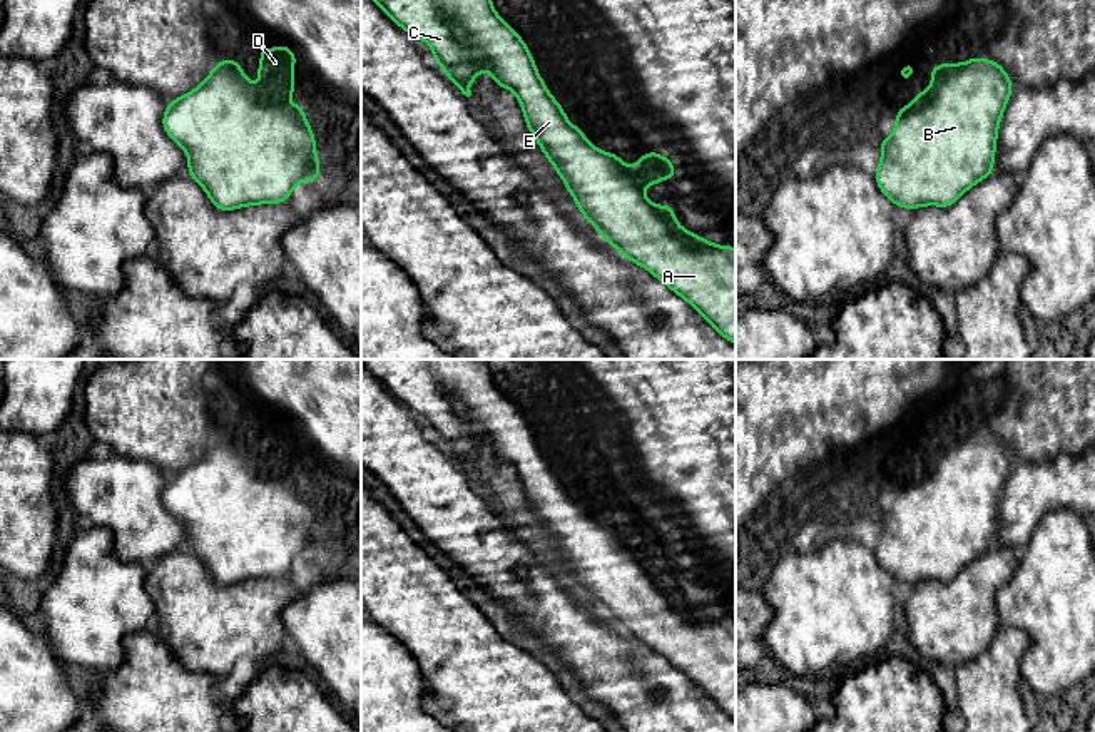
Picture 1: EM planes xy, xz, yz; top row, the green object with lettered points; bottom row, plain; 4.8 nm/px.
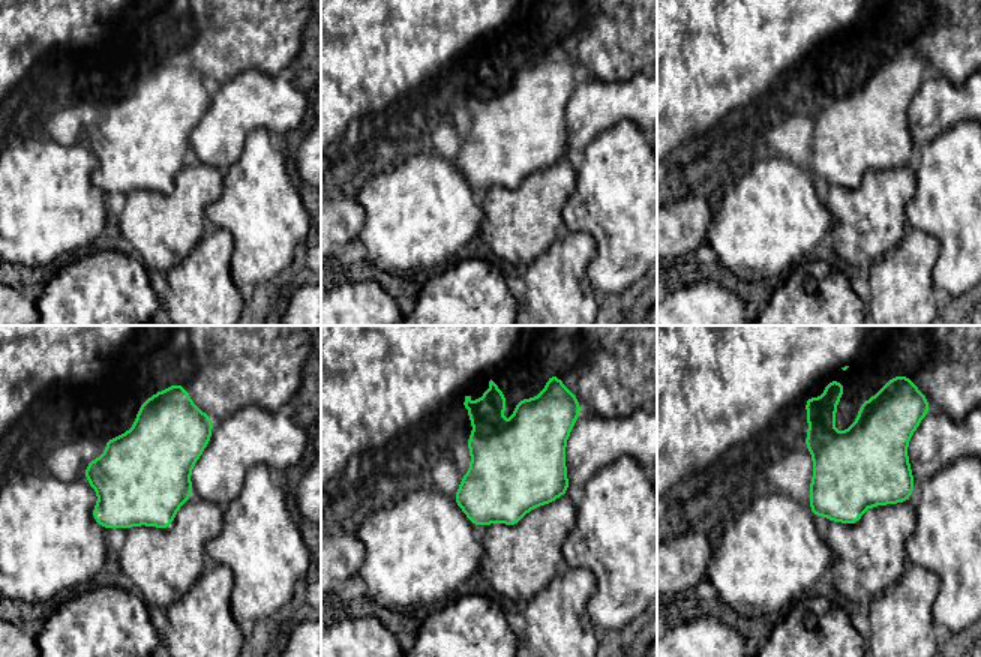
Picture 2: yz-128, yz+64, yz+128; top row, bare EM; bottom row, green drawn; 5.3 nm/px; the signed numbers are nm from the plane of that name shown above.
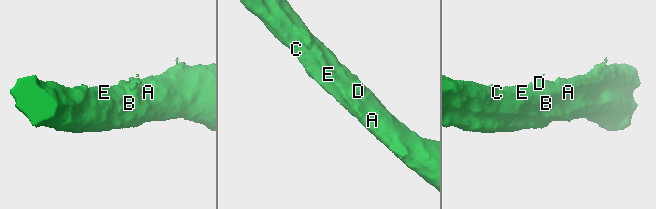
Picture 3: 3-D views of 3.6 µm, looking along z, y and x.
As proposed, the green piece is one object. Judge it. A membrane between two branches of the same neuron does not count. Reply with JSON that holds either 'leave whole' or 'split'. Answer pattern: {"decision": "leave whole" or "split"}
{"decision": "split"}

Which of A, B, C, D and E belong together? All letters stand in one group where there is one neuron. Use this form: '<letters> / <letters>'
A B C E / D

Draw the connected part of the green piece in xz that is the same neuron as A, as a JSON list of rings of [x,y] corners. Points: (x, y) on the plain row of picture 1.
[[[361,359],[361,363],[400,403],[430,419],[433,435],[463,470],[471,470],[470,460],[481,445],[493,450],[493,461],[513,465],[530,508],[563,553],[588,598],[625,633],[660,653],[722,712],[736,719],[736,622],[717,620],[685,605],[674,592],[675,578],[664,582],[650,577],[624,545],[622,531],[598,525],[585,513],[582,501],[568,496],[563,481],[542,455],[527,418],[495,386],[485,359]]]

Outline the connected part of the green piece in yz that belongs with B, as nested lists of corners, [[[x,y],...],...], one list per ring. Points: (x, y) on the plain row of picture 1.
[[[995,435],[951,436],[928,473],[898,483],[891,510],[878,515],[879,565],[896,582],[946,583],[995,548],[998,501],[1013,461]]]

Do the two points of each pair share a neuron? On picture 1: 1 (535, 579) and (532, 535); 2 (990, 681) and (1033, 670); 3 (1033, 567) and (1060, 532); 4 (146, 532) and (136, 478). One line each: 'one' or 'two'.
1: two
2: two
3: one
4: one

